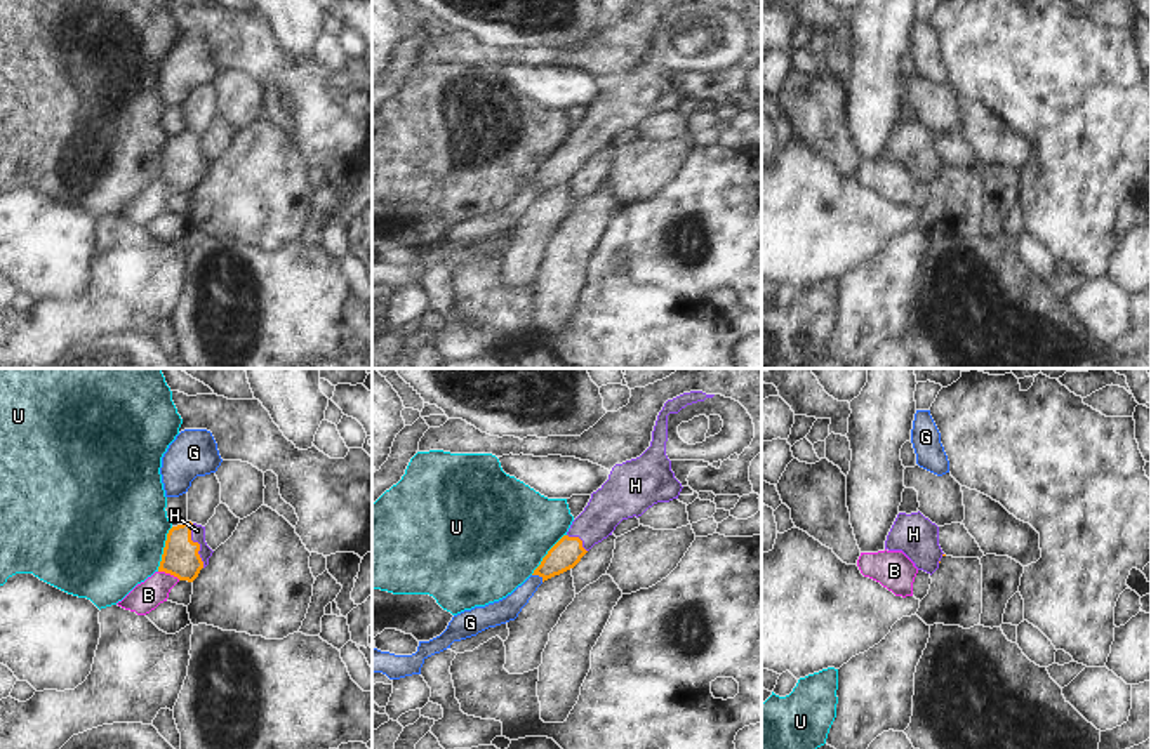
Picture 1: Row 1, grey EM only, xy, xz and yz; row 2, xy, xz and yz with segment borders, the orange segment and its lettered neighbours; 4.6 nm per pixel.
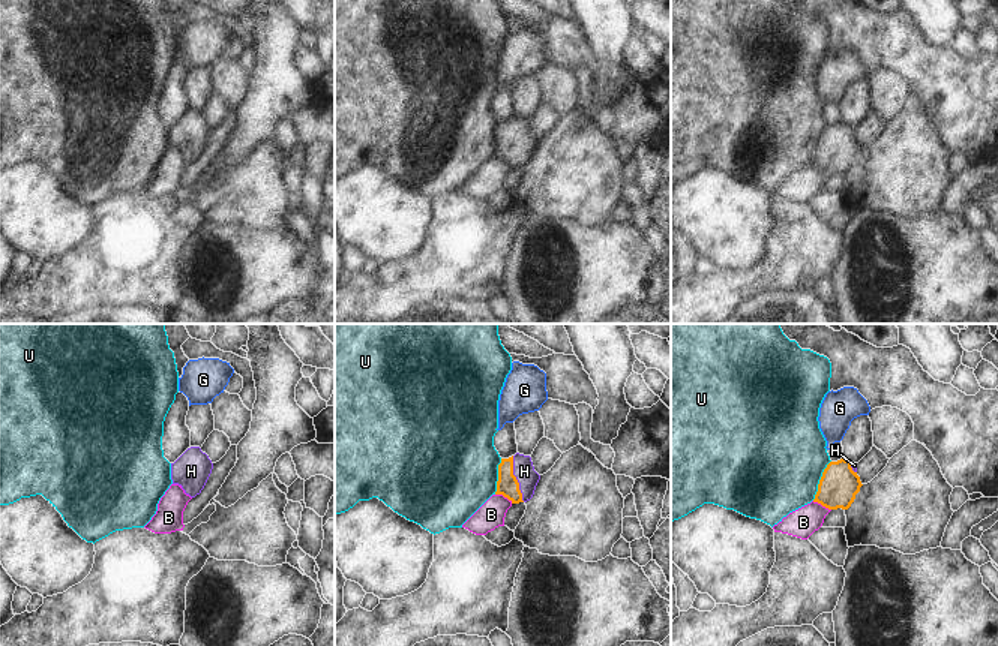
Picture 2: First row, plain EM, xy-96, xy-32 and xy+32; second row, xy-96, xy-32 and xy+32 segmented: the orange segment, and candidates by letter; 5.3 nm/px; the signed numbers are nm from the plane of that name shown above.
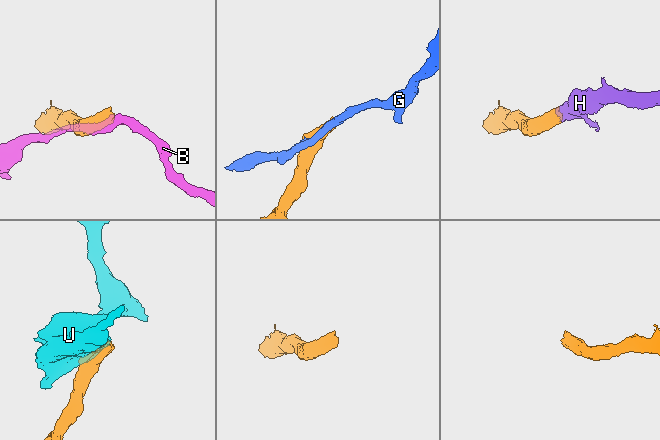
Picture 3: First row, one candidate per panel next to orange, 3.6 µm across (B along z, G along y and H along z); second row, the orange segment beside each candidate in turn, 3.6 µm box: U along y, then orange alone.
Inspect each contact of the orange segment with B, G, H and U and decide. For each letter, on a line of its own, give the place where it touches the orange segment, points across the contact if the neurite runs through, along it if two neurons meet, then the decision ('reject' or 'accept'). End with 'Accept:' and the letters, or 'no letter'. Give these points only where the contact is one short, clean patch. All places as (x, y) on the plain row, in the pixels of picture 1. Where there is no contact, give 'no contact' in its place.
B: xy (169, 183) | reject
G: xz (538, 185) | along xz (532, 185), (543, 192) | reject
H: xy (199, 155) | across xy (179, 169), (199, 155), (197, 141) | accept
U: xy (164, 160) | reject
Accept: H

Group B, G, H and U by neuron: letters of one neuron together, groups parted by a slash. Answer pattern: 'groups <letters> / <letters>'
groups B / G / H / U

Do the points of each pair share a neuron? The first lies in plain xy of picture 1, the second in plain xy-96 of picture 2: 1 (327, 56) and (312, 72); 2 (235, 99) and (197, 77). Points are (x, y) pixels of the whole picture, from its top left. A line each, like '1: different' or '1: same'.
1: same
2: different

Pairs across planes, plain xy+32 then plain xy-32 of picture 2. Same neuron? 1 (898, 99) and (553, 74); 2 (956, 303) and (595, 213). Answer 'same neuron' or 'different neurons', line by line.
1: same neuron
2: different neurons

